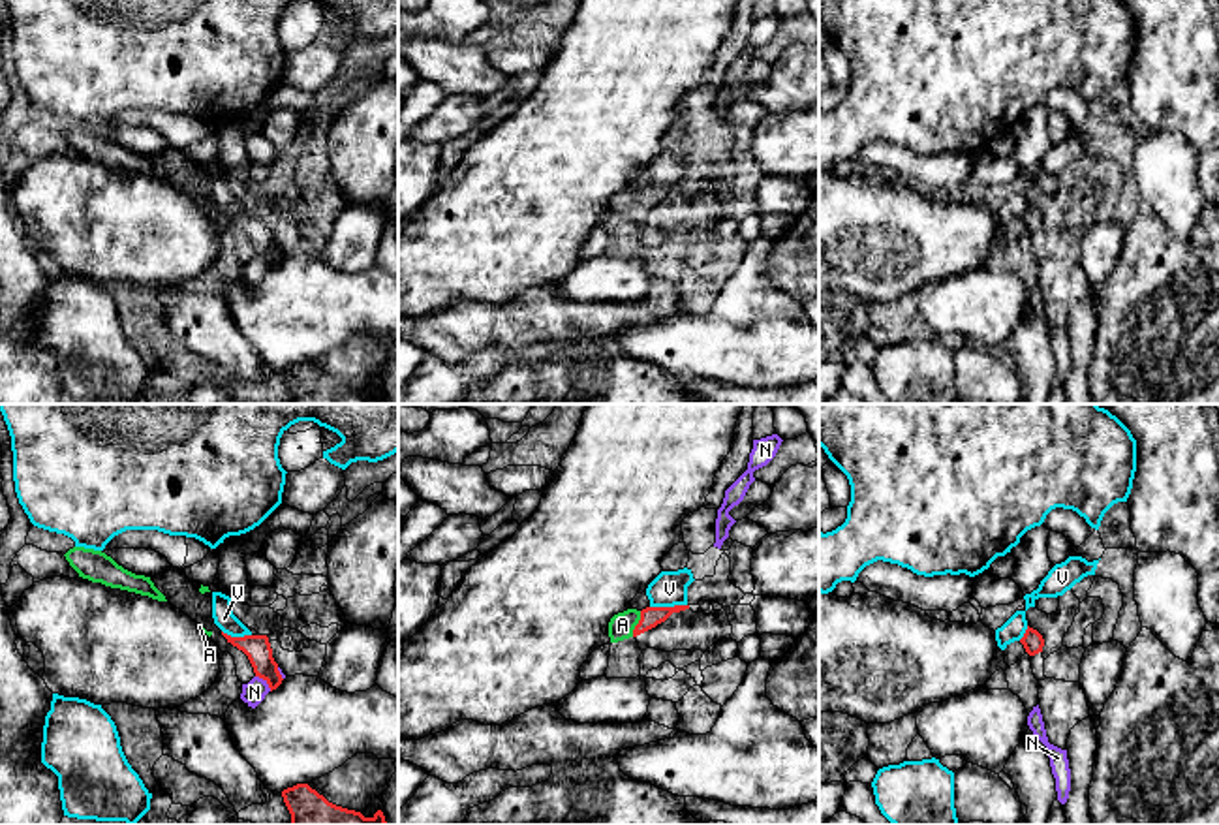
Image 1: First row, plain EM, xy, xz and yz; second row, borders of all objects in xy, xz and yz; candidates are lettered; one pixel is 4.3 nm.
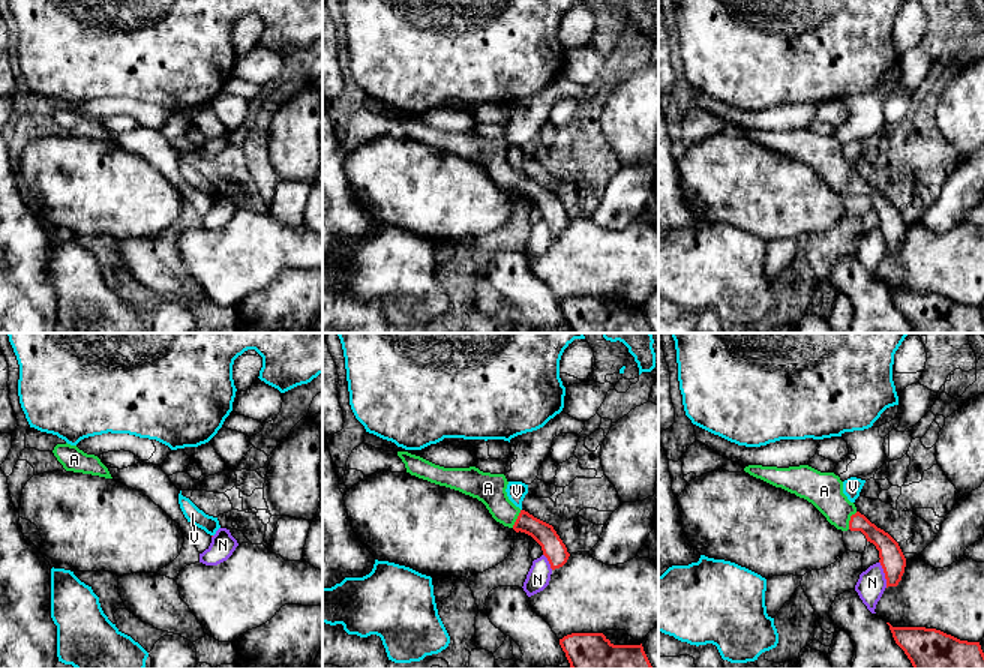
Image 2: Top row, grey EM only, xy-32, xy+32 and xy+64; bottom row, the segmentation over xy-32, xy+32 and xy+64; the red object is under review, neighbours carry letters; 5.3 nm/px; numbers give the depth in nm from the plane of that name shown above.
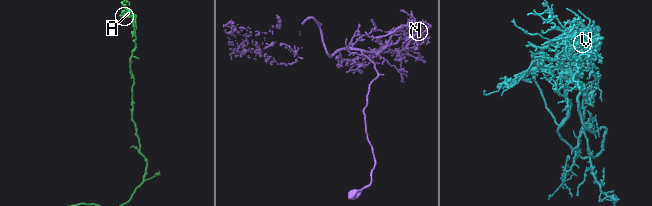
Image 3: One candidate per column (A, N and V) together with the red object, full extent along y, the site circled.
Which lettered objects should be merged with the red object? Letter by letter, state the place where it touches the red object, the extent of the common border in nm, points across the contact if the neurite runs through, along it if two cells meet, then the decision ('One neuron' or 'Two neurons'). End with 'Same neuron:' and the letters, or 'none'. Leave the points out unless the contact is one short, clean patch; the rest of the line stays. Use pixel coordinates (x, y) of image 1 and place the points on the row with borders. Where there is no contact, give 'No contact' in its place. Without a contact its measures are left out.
A: Touches red at xz (637, 624). Shared border 120 nm. Path across: xz (650, 617), (637, 624), (622, 624). One neuron
N: Touches red at xy (267, 683). Shared border 100 nm. Two neurons
V: Touches red at xz (667, 607). Shared border 160 nm. Boundary: xz (686, 604), (650, 607). Two neurons
Same neuron: A

